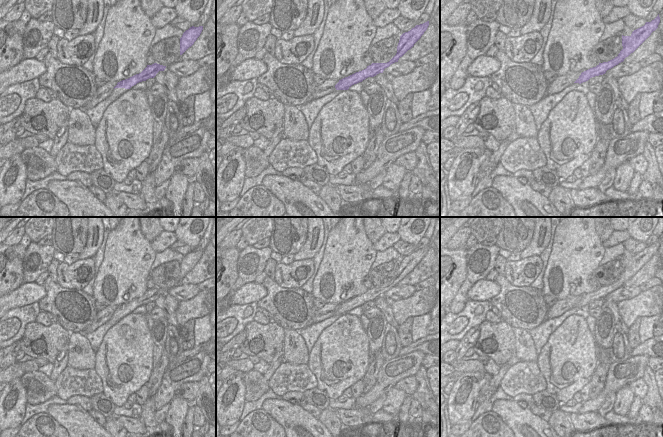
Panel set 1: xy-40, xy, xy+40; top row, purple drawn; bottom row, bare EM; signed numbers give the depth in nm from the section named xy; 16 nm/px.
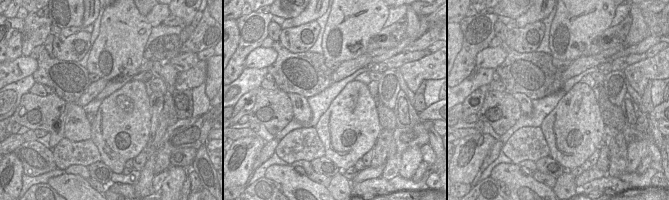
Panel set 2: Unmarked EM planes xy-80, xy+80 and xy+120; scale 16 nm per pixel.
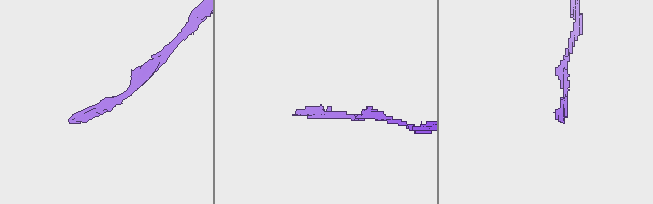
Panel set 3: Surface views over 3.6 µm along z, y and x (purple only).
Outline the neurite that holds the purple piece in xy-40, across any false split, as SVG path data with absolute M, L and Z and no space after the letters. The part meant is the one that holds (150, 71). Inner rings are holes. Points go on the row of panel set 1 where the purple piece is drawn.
M154 63L147 65L147 67L139 74L136 74L128 79L120 82L106 82L103 86L97 87L97 98L104 101L110 96L115 88L130 89L139 82L146 81L149 78L154 78L159 71L164 71L166 66Z

